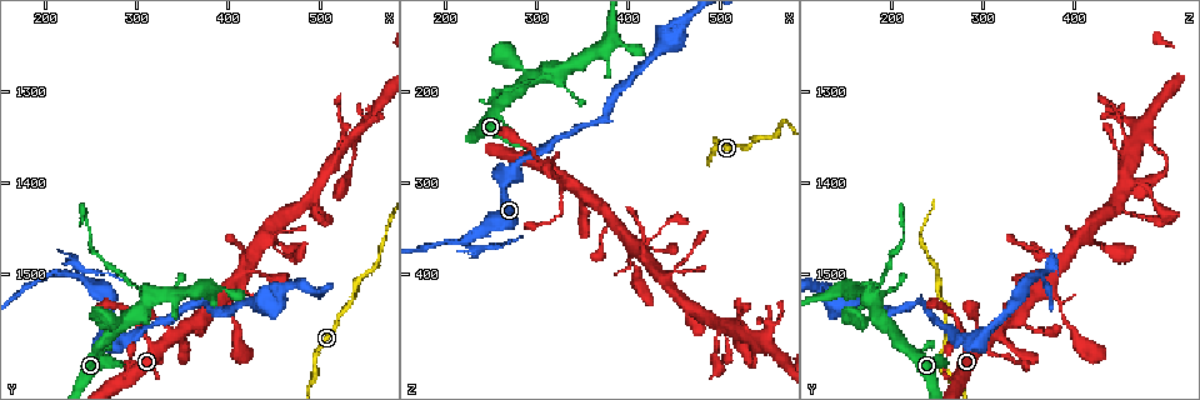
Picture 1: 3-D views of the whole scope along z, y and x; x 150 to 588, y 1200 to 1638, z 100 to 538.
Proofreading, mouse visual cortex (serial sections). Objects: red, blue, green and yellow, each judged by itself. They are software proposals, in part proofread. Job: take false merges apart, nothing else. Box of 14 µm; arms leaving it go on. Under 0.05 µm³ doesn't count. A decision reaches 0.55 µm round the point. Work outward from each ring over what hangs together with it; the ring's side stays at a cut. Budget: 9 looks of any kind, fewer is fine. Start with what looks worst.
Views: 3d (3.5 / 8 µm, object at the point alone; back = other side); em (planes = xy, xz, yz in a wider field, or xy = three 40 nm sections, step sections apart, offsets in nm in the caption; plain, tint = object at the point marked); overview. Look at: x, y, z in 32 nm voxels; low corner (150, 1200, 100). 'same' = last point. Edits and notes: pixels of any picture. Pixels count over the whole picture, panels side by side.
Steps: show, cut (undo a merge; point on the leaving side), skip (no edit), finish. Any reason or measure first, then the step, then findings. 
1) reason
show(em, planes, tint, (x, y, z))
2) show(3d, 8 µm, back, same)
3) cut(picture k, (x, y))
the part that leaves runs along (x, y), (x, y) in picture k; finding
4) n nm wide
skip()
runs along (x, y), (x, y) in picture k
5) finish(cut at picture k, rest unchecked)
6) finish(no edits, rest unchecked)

three arms meet
show(3d, 8 µm, (210, 1495, 370))

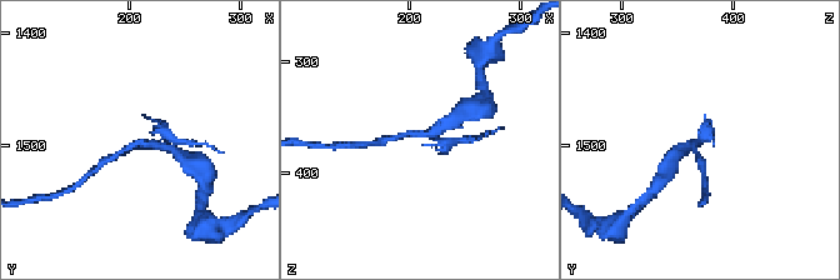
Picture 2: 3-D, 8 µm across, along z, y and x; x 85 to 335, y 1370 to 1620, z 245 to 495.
show(em, xy, step 5, tint, (212, 1498, 366))

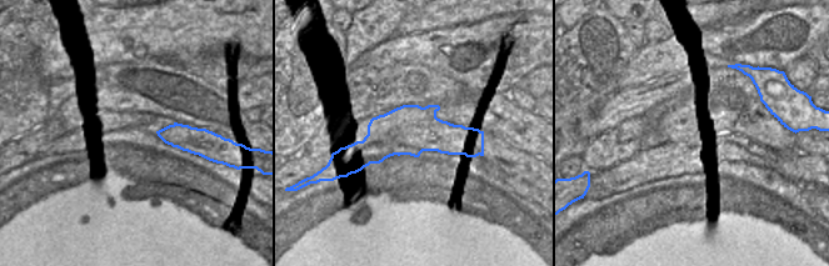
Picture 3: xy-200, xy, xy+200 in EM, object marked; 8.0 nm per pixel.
cut(picture 2, (705, 130))
the part that leaves runs along (149, 133), (164, 131), (194, 144) in picture 2; a second cell is stuck on

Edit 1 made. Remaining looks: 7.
redraw
show(overview)

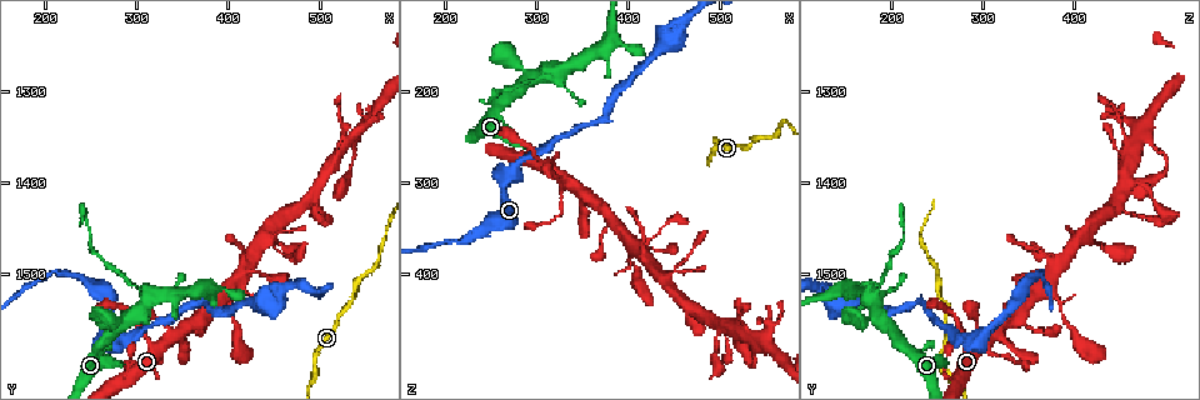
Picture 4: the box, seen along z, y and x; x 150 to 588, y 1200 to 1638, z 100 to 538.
three arms meet
show(3d, 8 µm, (305, 1520, 180))

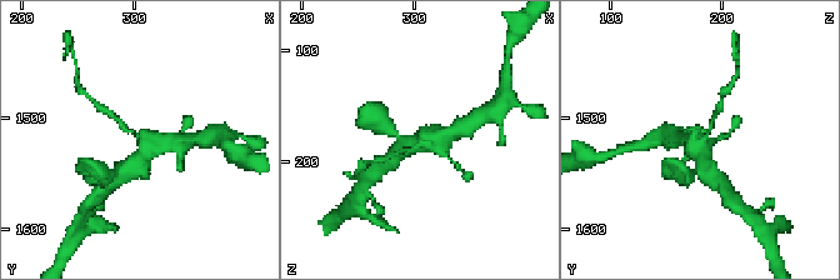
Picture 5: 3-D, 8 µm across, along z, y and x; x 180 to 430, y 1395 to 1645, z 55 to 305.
need the tissue
show(em, planes, tint, (306, 1522, 186))

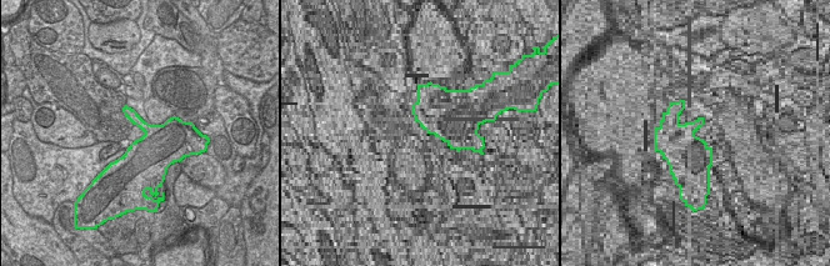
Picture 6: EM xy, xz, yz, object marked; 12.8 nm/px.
skip()
runs along (121, 175), (146, 148), (180, 141) in picture 5; one cell here

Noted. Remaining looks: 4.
sharp bend
show(3d, 3.5 µm, (370, 1530, 230))

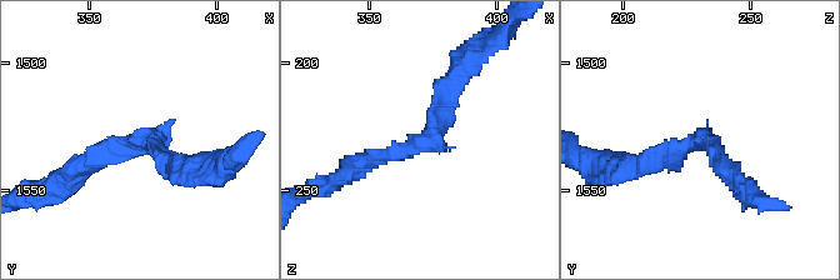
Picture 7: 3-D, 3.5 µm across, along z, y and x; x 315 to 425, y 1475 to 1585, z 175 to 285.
show(em, xy, step 5, tint, (372, 1528, 231))

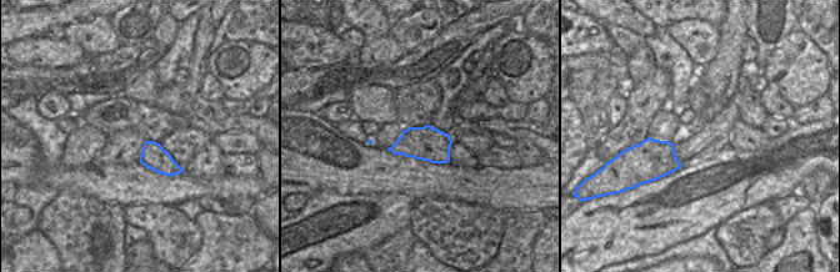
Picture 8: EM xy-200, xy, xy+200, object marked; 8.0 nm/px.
arms of 250, 250 nm
skip()
runs along (354, 166), (426, 141), (454, 78) in picture 7; continuous, no second cell

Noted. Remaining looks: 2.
three-way junction
show(3d, 8 µm, back, (515, 1375, 455))

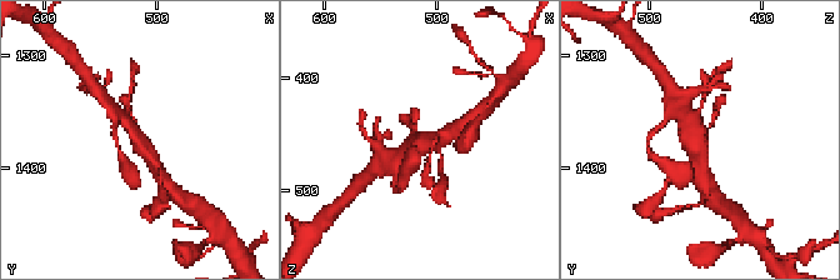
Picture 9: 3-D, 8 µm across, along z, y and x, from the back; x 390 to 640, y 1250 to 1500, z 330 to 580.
show(em, xy, step 3, tint, (518, 1372, 460))

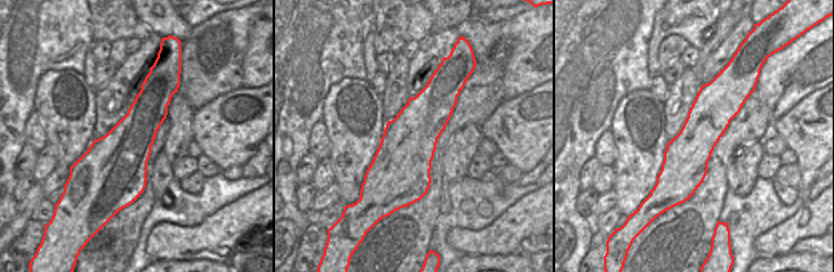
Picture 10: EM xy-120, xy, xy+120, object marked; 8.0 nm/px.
460 nm wide
skip()
runs along (156, 166), (113, 109) in picture 9; all the same cell

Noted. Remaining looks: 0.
finish(cut at picture 2, rest unchecked)

